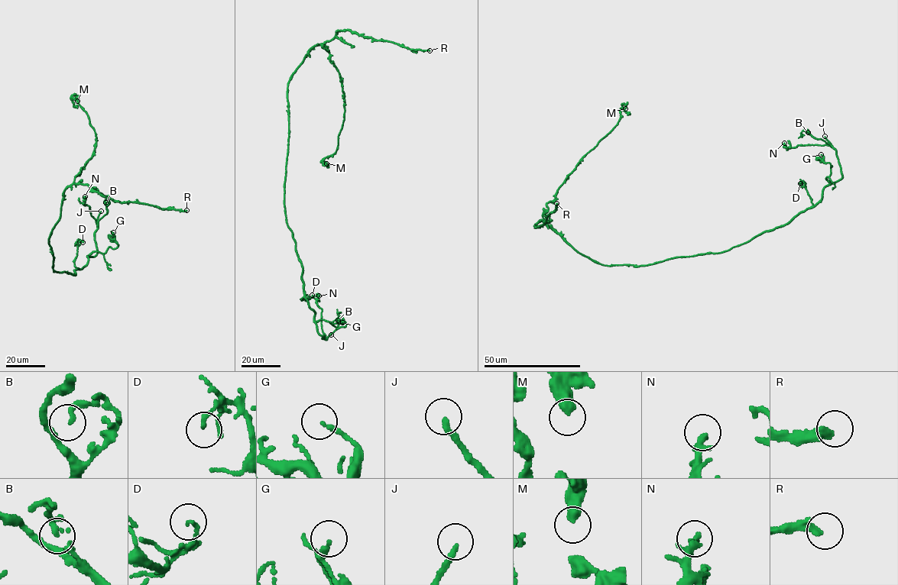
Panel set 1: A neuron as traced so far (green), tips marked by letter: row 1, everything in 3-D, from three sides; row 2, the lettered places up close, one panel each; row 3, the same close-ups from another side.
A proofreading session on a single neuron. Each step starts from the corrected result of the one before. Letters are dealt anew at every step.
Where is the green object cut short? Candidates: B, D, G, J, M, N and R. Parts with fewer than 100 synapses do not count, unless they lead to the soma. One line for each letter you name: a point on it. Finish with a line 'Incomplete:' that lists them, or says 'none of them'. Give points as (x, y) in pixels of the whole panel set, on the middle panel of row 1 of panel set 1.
J: at (331, 334)
R: at (429, 50)
Incomplete: J, R

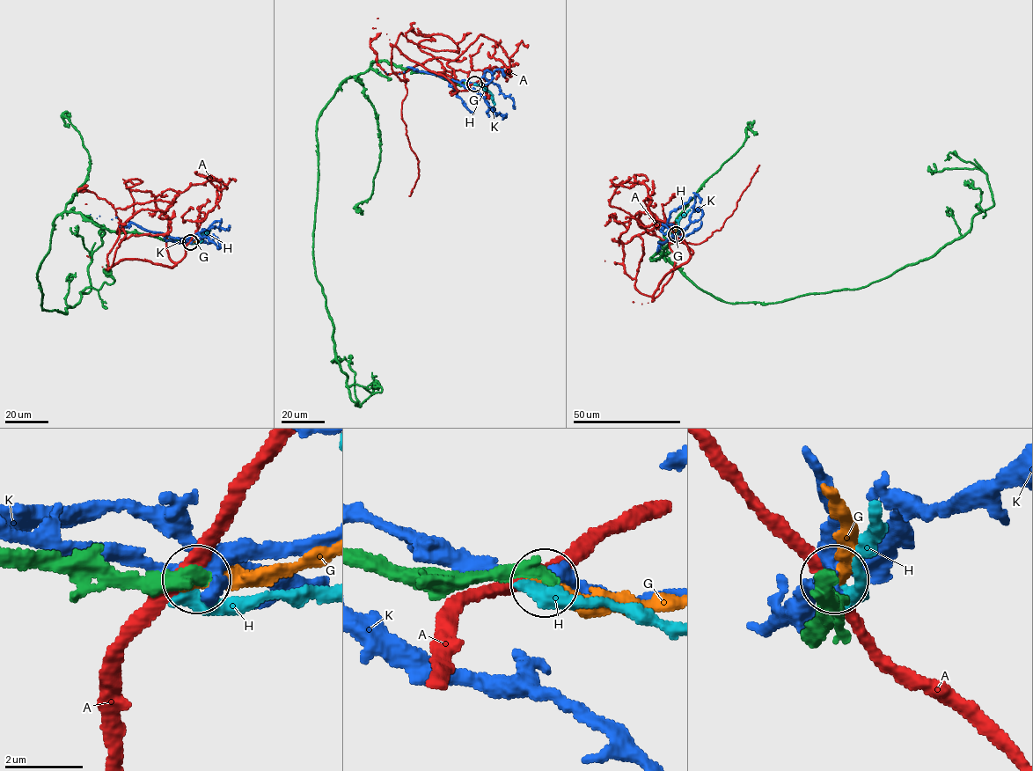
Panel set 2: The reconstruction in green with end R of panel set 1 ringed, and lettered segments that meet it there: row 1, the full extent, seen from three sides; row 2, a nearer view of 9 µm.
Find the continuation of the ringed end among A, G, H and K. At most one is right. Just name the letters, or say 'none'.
G

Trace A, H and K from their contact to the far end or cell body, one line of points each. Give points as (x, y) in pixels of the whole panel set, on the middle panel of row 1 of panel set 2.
A: (473, 84), (457, 90), (392, 47), (391, 69), (406, 81), (402, 119), (418, 162), (409, 196)
H: (474, 84), (488, 90), (494, 105)
K: (472, 83), (446, 80), (409, 67), (399, 73), (378, 73)

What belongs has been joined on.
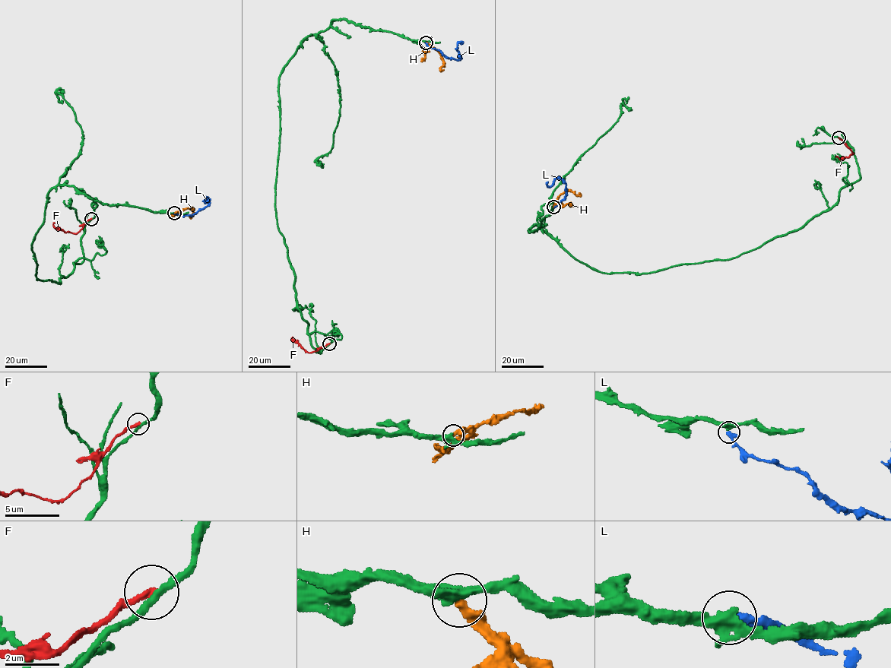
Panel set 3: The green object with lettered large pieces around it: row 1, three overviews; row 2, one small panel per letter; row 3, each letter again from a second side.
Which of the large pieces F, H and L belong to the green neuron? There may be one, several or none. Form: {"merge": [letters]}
{"merge": ["H"]}

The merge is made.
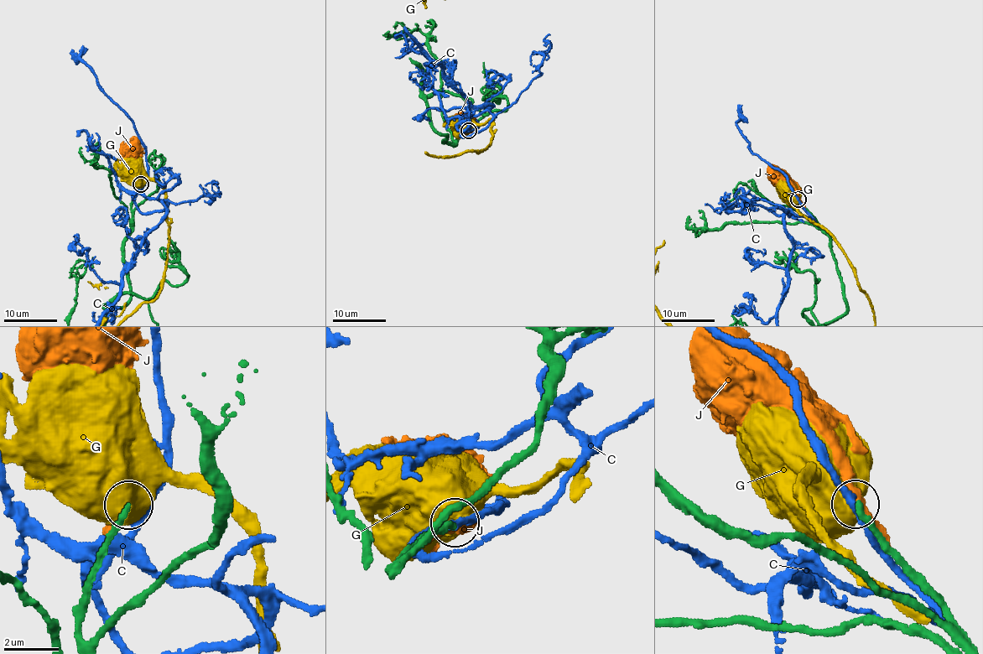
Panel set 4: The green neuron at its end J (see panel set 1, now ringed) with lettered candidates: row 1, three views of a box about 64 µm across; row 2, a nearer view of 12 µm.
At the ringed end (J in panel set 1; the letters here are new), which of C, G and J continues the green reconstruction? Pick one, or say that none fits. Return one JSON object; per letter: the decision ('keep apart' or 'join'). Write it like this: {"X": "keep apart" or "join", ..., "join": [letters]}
{"C": "keep apart", "G": "keep apart", "J": "keep apart", "join": []}

